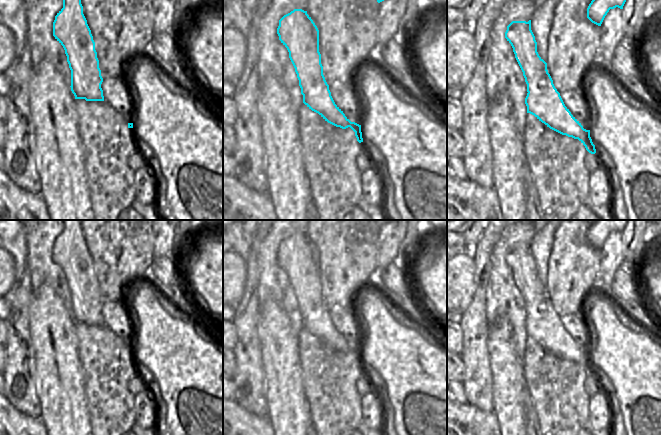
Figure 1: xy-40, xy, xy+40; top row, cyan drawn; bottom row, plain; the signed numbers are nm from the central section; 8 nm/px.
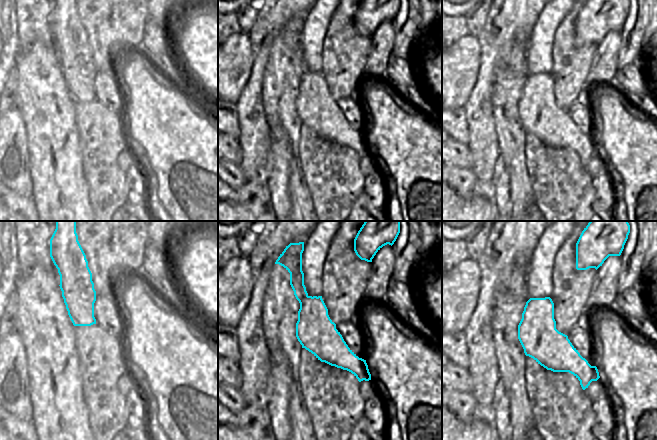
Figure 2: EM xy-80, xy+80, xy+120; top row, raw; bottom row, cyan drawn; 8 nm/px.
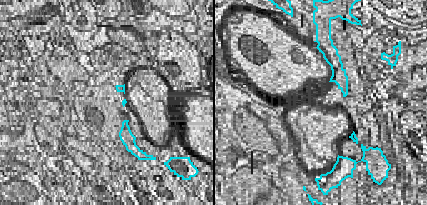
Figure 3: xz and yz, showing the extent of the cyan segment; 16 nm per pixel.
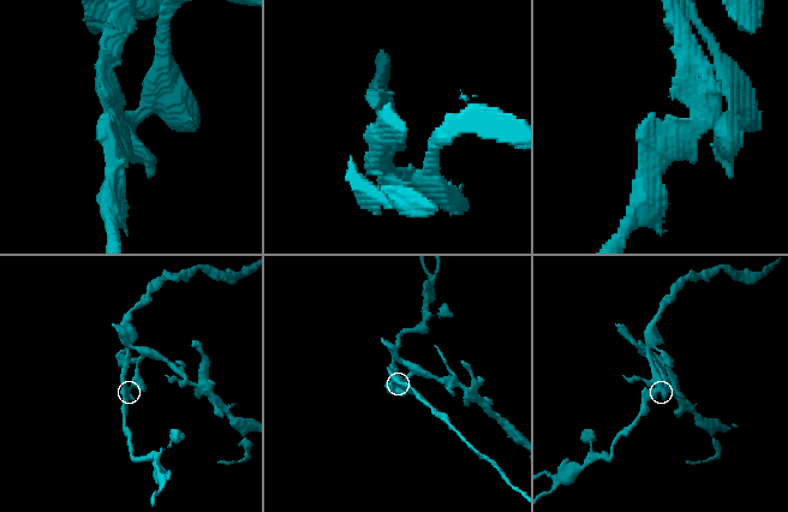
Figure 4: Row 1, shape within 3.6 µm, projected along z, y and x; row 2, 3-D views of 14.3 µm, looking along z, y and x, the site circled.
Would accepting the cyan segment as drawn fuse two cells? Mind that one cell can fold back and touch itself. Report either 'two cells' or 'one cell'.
two cells

